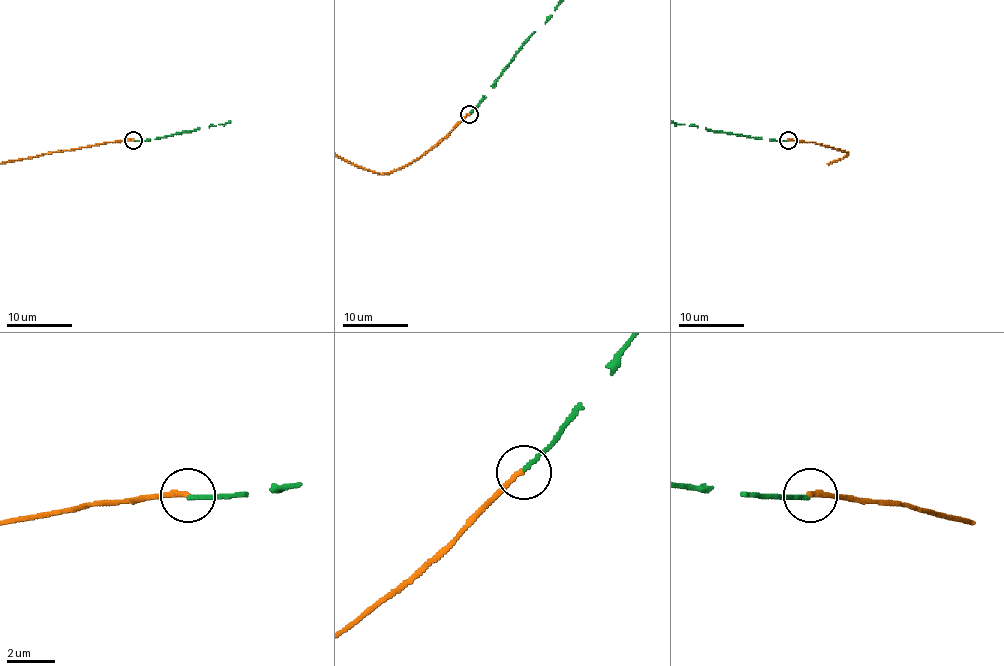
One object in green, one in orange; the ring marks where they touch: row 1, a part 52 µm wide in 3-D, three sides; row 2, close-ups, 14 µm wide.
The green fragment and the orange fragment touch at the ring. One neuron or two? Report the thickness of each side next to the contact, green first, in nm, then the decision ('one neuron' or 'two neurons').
calibres 160 and 220 nm; two neurons

